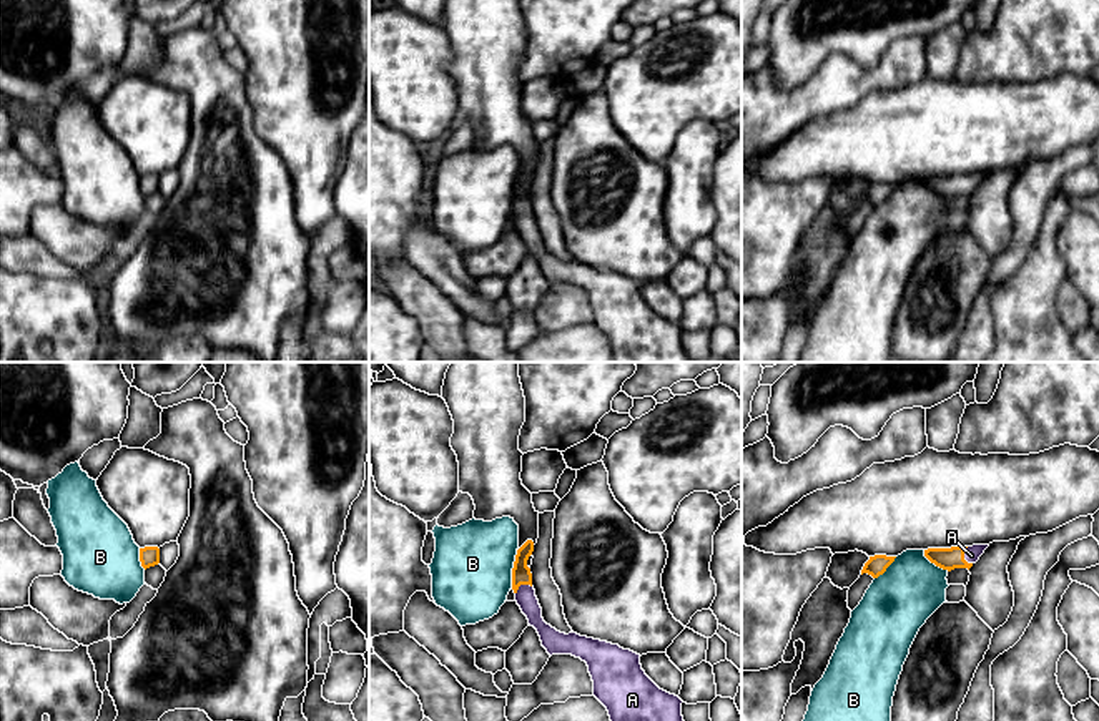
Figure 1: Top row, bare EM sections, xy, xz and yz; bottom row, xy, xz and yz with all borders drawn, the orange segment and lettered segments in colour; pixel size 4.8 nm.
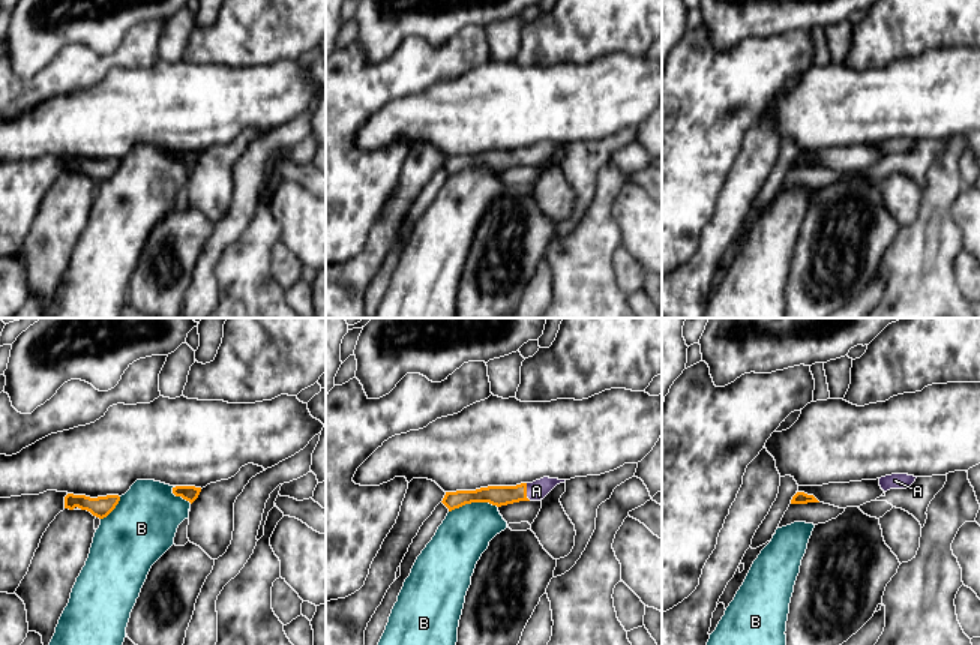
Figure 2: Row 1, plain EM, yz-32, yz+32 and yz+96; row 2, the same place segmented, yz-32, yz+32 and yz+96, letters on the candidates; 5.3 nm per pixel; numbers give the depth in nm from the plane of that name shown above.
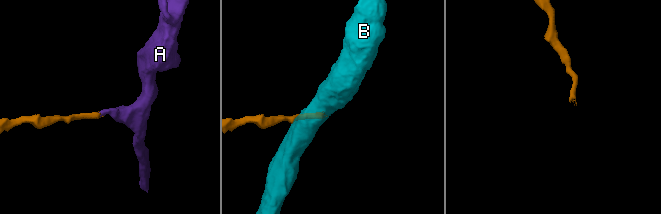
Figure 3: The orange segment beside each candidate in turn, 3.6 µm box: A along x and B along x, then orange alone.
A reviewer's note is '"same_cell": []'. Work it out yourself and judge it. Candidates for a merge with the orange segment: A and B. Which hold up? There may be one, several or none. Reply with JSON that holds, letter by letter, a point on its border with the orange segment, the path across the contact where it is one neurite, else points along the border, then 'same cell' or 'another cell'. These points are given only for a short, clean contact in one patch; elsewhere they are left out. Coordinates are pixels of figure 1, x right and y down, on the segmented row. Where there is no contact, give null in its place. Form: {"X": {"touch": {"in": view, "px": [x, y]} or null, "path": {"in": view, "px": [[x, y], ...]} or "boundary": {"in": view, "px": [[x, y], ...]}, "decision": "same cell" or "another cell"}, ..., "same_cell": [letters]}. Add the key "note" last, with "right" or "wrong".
{"A": {"touch": {"in": "yz", "px": [963, 557]}, "path": {"in": "yz", "px": [[948, 559], [963, 557], [971, 555]]}, "decision": "same cell"}, "B": {"touch": {"in": "xz", "px": [512, 568]}, "decision": "another cell"}, "same_cell": ["A"], "note": "wrong"}

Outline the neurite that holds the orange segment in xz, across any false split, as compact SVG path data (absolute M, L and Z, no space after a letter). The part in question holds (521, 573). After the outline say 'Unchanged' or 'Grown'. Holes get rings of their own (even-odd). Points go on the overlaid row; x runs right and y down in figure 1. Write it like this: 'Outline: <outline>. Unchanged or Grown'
Outline: M527 540L515 555L512 590L515 601L552 655L572 655L587 663L594 696L607 708L610 721L683 721L682 699L660 689L642 670L640 655L618 645L560 633L542 618L527 560L534 542Z. Grown

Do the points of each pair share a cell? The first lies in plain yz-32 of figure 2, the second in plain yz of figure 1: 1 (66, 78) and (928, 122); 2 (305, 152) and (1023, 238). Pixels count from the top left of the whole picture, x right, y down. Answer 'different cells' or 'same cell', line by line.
1: different cells
2: different cells

